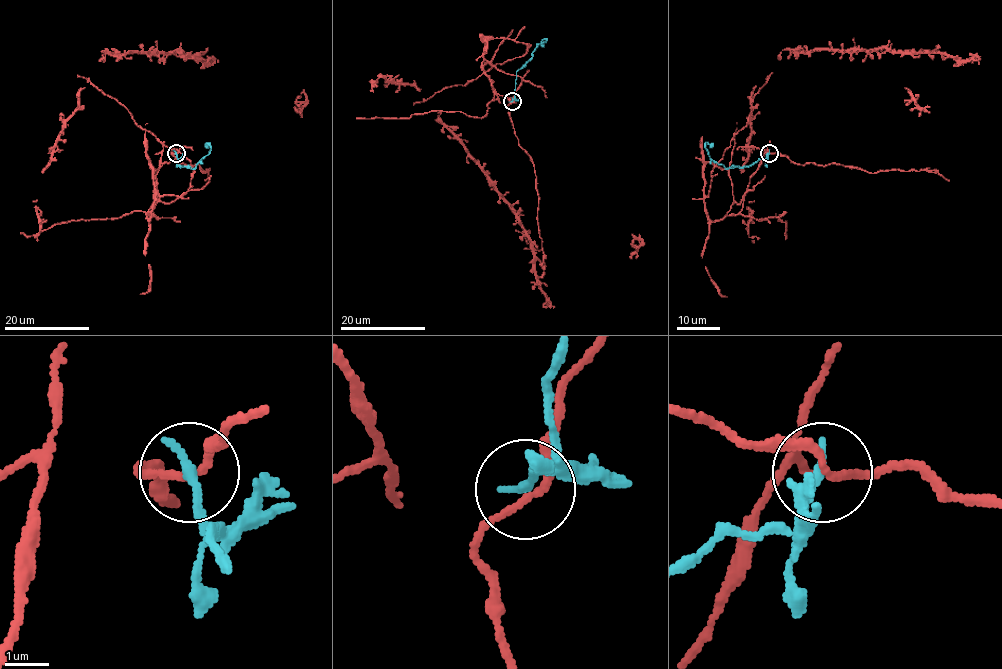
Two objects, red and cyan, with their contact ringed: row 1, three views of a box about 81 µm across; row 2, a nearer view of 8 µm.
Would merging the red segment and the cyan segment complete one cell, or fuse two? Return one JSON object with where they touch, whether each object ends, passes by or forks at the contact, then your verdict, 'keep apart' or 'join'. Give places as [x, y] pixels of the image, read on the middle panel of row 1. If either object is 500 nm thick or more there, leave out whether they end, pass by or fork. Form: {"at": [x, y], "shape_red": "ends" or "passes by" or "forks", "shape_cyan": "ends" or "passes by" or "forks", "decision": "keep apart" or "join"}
{"at": [512, 101], "shape_red": "passes by", "shape_cyan": "ends", "decision": "keep apart"}

